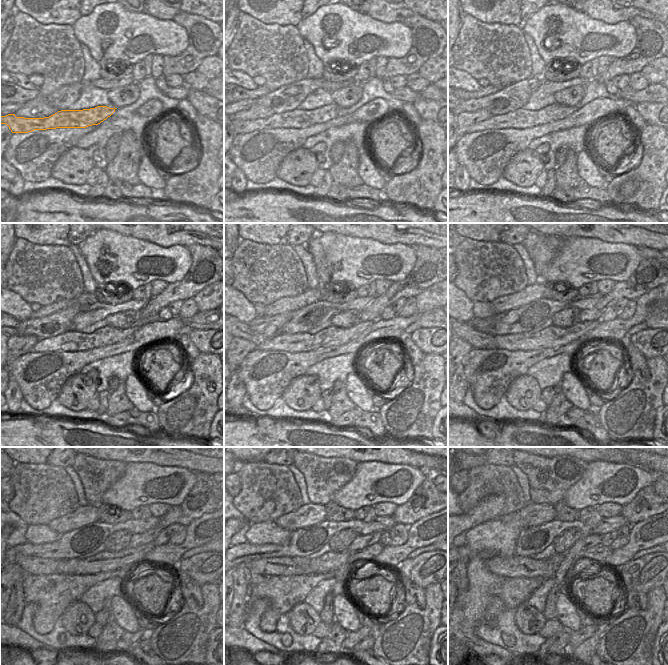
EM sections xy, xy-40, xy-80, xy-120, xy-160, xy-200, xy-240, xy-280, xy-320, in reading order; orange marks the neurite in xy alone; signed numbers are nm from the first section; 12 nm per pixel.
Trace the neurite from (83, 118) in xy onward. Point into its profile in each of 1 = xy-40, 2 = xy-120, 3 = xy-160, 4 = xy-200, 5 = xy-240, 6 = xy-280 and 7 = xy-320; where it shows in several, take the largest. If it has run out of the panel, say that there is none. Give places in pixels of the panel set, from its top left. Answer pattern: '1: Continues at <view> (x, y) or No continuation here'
1: Continues at xy-40 (296, 119)
2: Continues at xy-120 (72, 341)
3: Continues at xy-160 (331, 336)
4: Continues at xy-200 (553, 336)
5: Continues at xy-240 (105, 561)
6: Continues at xy-280 (328, 562)
7: Continues at xy-320 (598, 553).

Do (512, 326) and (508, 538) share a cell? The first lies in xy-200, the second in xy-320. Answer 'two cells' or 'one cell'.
two cells

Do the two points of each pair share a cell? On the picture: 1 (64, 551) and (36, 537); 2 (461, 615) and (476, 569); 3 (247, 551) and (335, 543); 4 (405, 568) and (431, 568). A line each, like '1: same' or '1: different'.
1: different
2: same
3: different
4: same

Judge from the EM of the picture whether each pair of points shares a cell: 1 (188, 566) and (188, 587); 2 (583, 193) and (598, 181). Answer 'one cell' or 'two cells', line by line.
1: two cells
2: two cells

